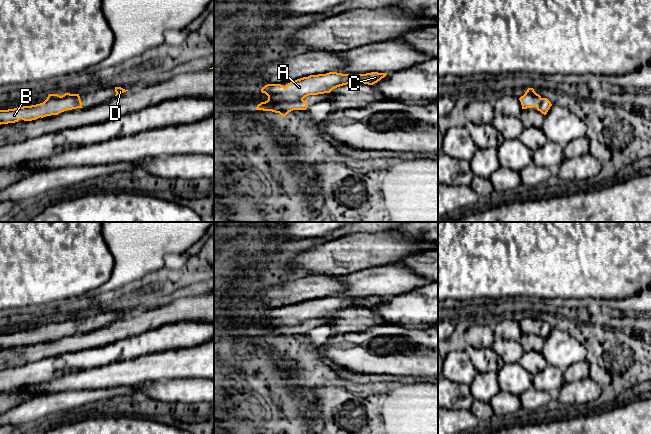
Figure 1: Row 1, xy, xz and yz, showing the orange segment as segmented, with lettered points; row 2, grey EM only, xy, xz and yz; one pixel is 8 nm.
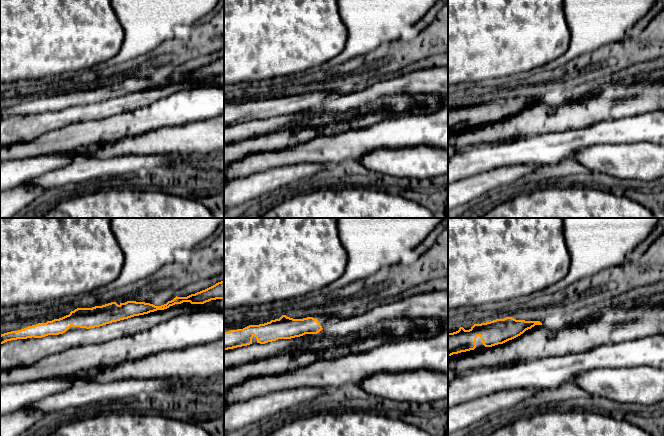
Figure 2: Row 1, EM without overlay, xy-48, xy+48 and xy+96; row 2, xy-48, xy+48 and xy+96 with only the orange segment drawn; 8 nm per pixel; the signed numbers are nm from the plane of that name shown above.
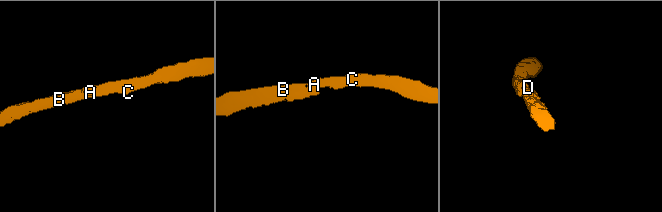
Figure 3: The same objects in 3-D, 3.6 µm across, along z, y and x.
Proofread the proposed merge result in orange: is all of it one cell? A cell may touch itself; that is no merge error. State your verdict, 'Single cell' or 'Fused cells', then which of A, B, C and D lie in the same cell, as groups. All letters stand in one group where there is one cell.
Single cell. Groups: A B C D

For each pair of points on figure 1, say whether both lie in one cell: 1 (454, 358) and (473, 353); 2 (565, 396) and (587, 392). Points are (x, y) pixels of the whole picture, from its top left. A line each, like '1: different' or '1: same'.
1: different
2: same

